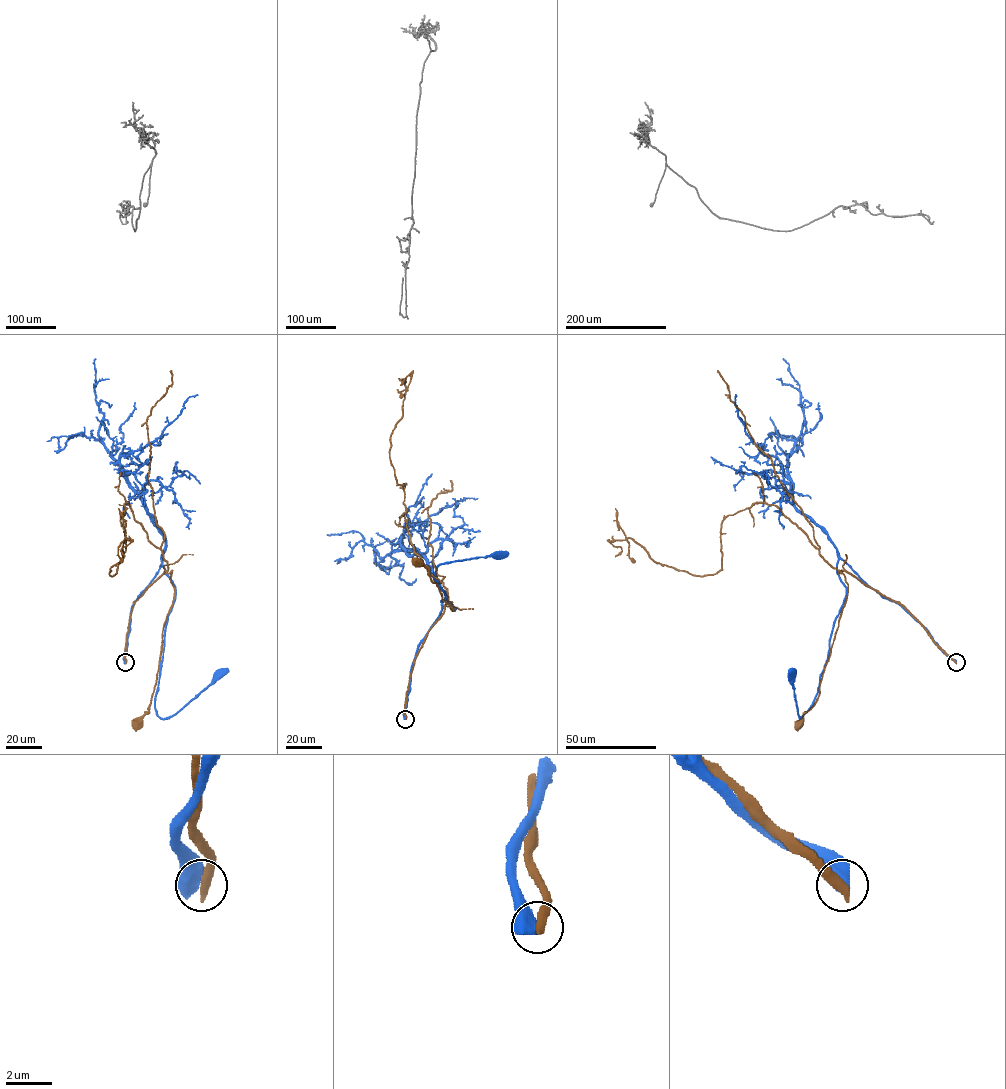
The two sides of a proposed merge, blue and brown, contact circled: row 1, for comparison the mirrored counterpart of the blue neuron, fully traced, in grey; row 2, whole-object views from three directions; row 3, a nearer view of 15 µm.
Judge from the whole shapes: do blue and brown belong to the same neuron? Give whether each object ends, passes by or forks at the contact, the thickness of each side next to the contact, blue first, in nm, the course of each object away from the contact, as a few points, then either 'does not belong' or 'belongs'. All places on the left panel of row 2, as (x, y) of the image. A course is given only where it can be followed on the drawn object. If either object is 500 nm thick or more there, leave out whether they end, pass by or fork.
750 nm thick on the blue side, 480 nm on the other; blue runs (125, 662), (132, 606), (162, 558), (175, 597), (166, 623), (156, 713), (163, 719), (176, 714), (219, 673); brown runs (125, 662), (134, 604), (165, 570), (172, 570), (174, 594), (163, 627), (156, 681), (148, 712), (135, 724); does not belong

